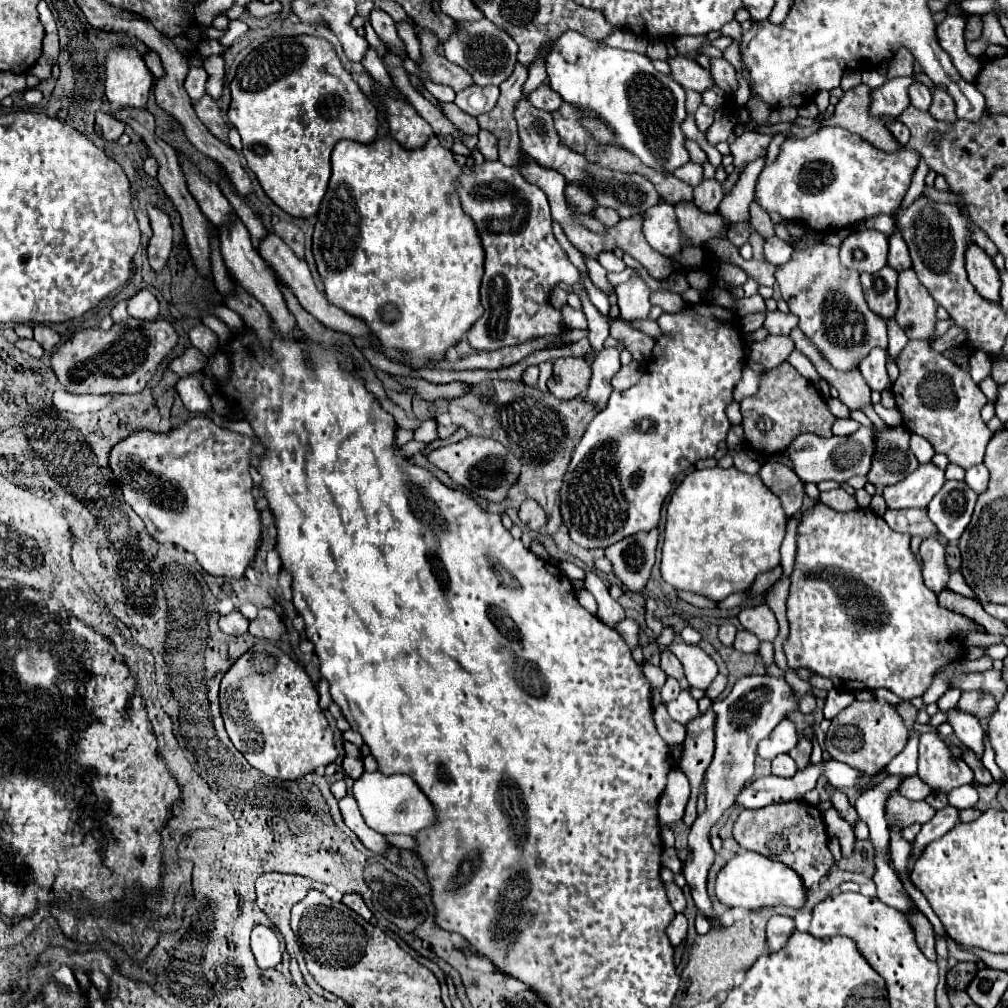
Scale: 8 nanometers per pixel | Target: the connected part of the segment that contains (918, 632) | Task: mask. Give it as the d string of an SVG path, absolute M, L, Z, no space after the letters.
M816 503L810 511L806 511L804 517L800 519L800 525L798 525L798 555L796 555L796 565L794 565L794 571L792 571L790 579L792 579L792 585L790 585L790 595L788 595L788 601L786 601L790 635L784 641L784 653L786 653L788 667L792 667L792 669L806 667L806 669L830 679L836 689L846 691L846 693L886 687L886 689L890 689L892 693L896 693L904 701L920 697L920 695L924 695L924 691L932 683L934 673L938 673L944 665L948 665L952 661L958 661L962 657L962 645L956 639L956 635L960 631L970 631L970 629L984 631L976 621L972 621L972 619L968 619L968 617L964 617L960 613L948 611L948 609L938 605L936 593L930 591L924 585L920 567L918 567L918 563L916 563L916 559L914 559L914 555L910 551L910 535L892 531L882 517L872 513L872 509L856 509L856 511L848 511L848 513L838 513L838 511L830 509L824 503Z

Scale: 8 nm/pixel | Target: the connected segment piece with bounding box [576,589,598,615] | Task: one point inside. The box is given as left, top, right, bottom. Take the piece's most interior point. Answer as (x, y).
(586, 600)

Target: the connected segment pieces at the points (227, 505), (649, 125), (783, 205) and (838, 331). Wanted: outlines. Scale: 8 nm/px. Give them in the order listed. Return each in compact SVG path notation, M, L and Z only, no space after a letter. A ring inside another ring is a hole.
M194 417L190 419L184 427L178 427L178 429L172 429L168 433L154 433L150 429L136 429L132 431L132 435L128 435L124 441L116 443L110 451L110 457L108 457L108 463L110 463L110 469L114 473L114 479L118 481L122 493L124 493L124 499L126 503L136 511L136 515L142 519L142 523L146 525L146 531L150 537L154 537L158 543L172 543L176 547L182 547L184 551L190 551L196 555L198 563L202 565L202 569L210 575L222 575L222 577L234 577L234 579L240 579L244 577L244 571L246 567L250 565L252 557L256 555L256 547L258 547L258 539L260 539L260 515L256 511L256 501L252 497L252 477L248 473L250 469L250 449L252 449L254 441L250 437L244 437L240 433L234 433L234 431L228 431L228 429L222 429L218 425L212 423L212 419L206 419L206 417Z
M566 31L550 47L546 71L550 87L564 101L580 109L590 109L602 117L604 123L584 121L584 127L590 129L600 143L606 143L606 137L614 137L618 145L626 147L640 157L644 165L658 171L674 171L690 161L680 129L680 123L686 117L686 91L670 75L656 71L646 55L612 49L576 31ZM606 125L612 127L614 133L606 131Z
M820 127L816 133L808 137L786 137L786 141L780 147L780 153L774 163L766 165L756 181L756 193L754 201L766 211L780 211L782 219L786 221L798 221L810 231L824 231L836 233L844 227L852 227L858 221L874 215L894 215L898 211L908 187L910 179L918 165L918 153L904 147L896 153L884 153L870 145L866 139L862 139L856 133L850 133L842 127Z
M814 245L806 251L794 251L790 261L776 269L776 281L790 311L800 317L798 327L822 351L822 355L842 371L860 363L870 349L888 347L886 323L866 303L858 273L846 269L838 259L838 249Z

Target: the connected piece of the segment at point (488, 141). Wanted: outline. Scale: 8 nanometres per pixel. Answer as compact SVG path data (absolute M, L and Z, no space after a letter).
M480 131L478 133L478 151L484 155L484 159L498 159L498 141L494 135L490 135L488 131Z

